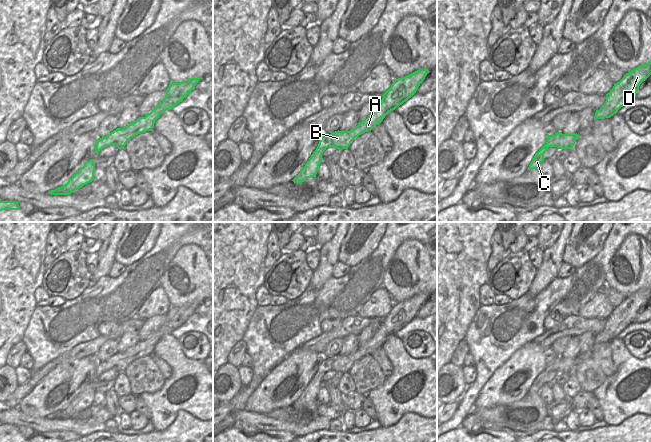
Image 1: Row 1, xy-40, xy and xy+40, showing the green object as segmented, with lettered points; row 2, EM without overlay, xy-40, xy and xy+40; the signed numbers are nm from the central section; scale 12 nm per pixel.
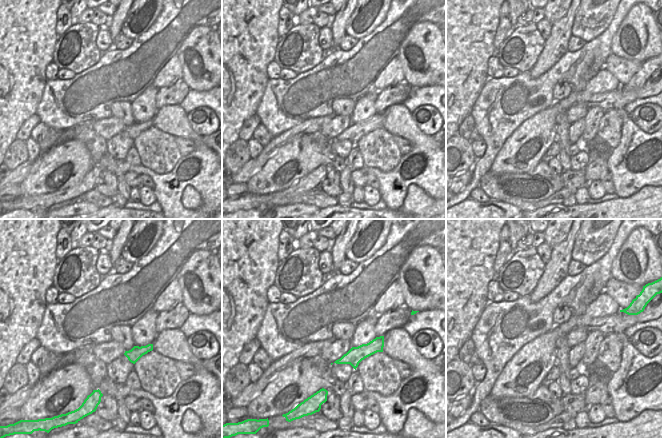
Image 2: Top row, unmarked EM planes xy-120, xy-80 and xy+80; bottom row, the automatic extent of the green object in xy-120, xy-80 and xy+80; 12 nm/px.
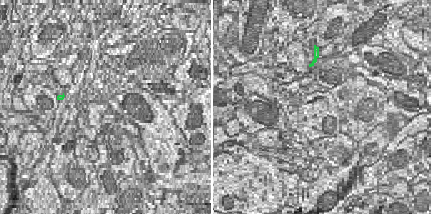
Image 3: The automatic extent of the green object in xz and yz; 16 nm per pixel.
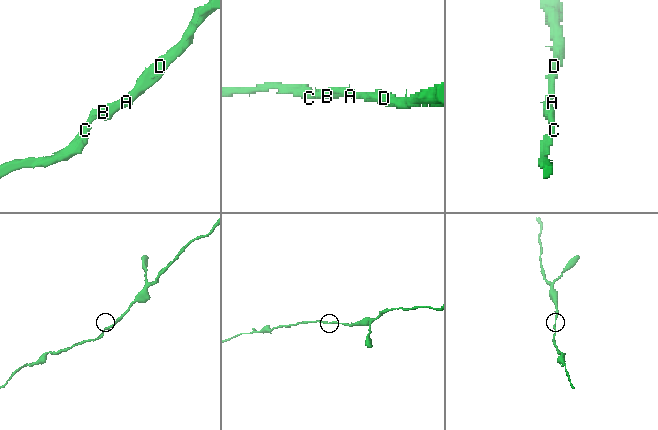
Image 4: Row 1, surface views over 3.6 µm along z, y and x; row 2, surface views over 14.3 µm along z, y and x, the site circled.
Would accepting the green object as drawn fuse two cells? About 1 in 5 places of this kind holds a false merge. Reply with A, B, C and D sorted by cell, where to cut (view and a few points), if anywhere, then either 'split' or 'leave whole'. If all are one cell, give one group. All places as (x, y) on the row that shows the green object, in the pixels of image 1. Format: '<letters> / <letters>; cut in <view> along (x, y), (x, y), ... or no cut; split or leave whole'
A B C D; no cut; leave whole

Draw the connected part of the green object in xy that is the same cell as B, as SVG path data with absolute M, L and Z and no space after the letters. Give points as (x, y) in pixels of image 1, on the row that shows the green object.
M428 69L417 70L405 77L394 78L391 87L383 94L379 106L365 120L350 131L335 131L325 134L320 138L316 150L313 152L300 173L292 180L294 183L302 183L307 178L316 177L322 154L328 147L339 150L348 149L351 142L359 135L371 131L381 123L385 116L411 98L430 71Z

